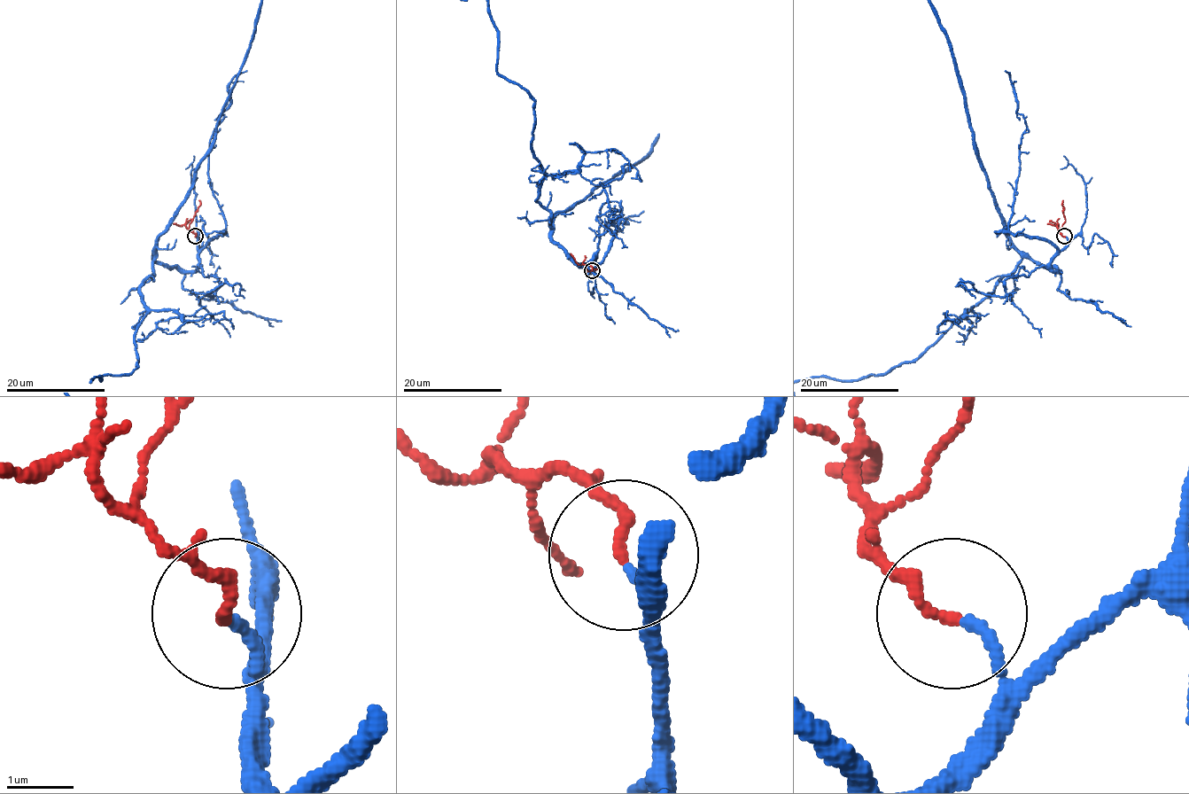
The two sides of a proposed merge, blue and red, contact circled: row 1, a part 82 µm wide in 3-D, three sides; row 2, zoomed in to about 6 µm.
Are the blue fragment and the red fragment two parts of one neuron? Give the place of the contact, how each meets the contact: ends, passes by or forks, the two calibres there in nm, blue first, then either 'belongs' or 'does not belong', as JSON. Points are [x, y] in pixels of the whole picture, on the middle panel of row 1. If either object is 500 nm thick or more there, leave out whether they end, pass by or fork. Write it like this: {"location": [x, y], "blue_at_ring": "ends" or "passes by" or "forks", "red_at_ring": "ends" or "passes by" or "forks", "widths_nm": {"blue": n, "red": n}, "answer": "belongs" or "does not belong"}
{"location": [592, 270], "blue_at_ring": "ends", "red_at_ring": "ends", "widths_nm": {"blue": 140, "red": 180}, "answer": "belongs"}

